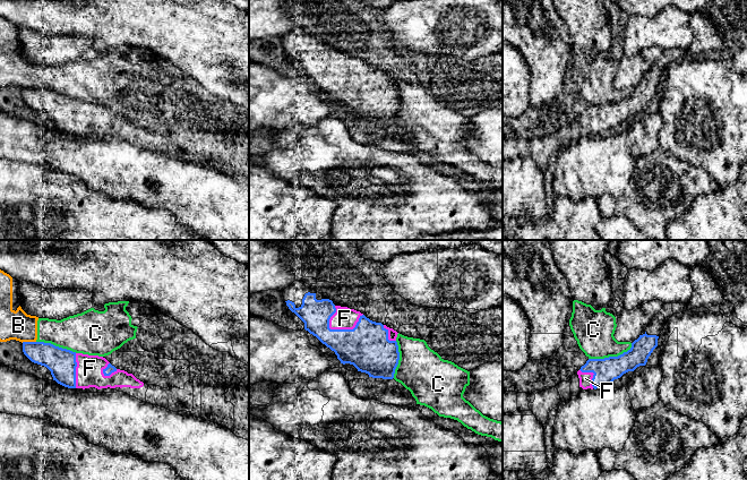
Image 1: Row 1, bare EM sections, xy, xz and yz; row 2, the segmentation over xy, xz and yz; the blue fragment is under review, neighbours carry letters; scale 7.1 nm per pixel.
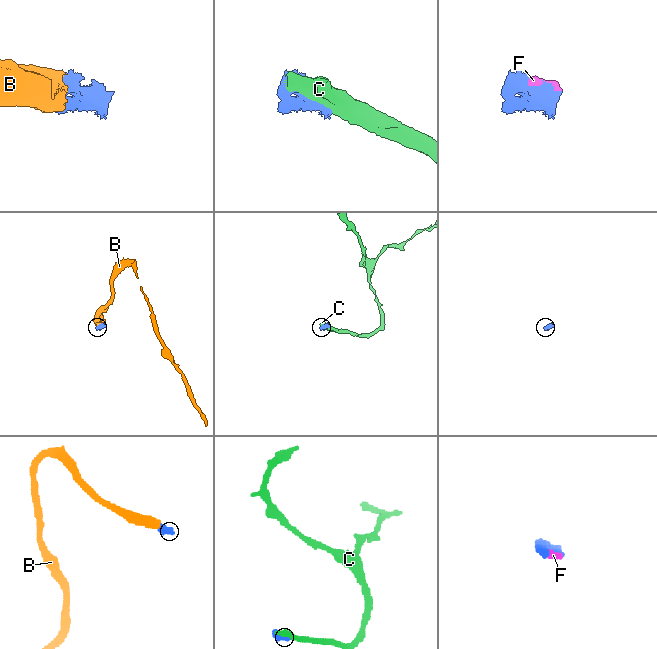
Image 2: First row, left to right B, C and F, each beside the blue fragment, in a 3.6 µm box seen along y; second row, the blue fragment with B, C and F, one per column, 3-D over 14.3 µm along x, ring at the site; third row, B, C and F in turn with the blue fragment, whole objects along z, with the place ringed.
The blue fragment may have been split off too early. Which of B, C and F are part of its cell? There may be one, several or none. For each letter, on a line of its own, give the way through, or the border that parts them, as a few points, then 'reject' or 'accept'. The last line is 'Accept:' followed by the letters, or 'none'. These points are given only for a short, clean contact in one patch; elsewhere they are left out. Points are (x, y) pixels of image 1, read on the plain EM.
B: reject
C: reject
F: accept
Accept: F

